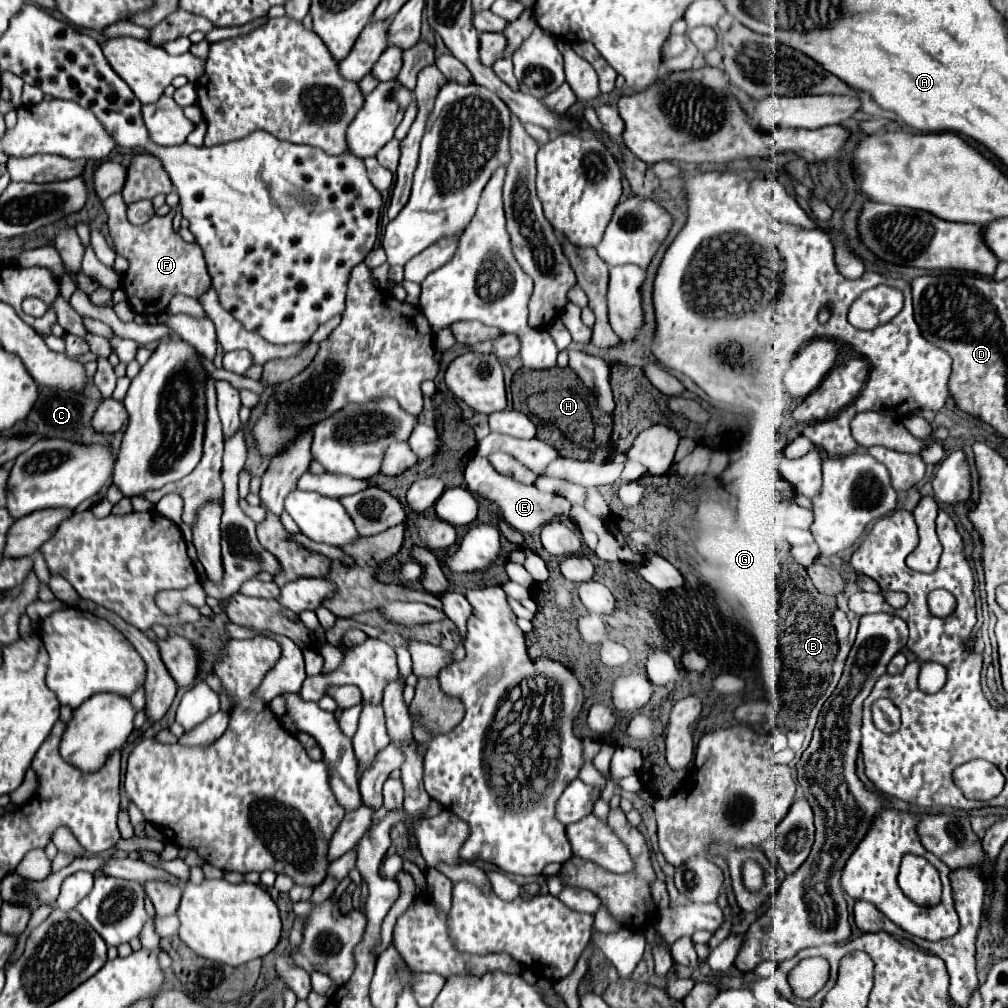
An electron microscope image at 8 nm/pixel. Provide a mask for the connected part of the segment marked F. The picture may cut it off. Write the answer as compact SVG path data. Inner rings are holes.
M112 195L106 199L104 209L108 215L108 231L114 241L114 251L128 259L128 271L122 277L122 289L126 291L134 313L160 315L168 309L168 303L174 295L180 293L198 299L212 287L200 247L196 243L186 243L178 233L174 233L172 217L180 210L179 205L166 217L152 217L144 225L132 225L128 221L128 205L124 203L122 195Z

